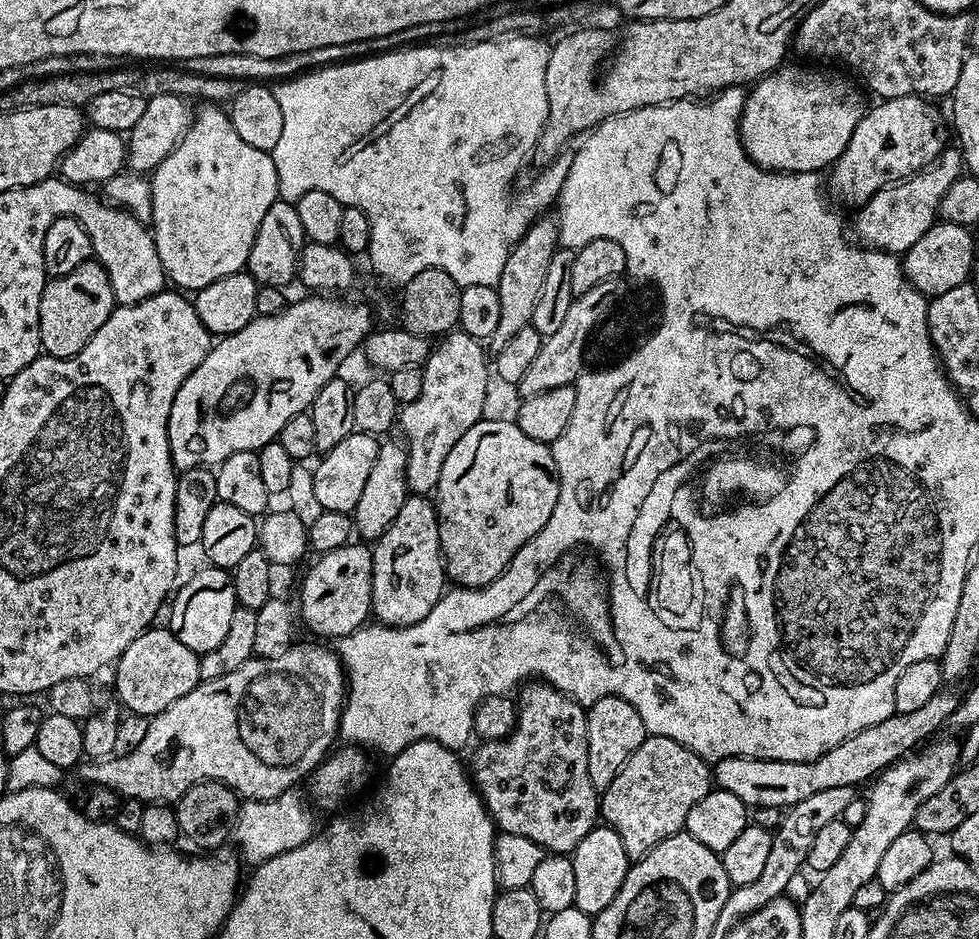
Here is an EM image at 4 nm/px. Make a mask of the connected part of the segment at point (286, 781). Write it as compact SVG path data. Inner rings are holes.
M296 642L287 647L285 652L278 657L253 658L242 666L238 666L238 670L230 670L230 674L222 674L222 678L201 680L194 690L190 690L190 694L178 698L178 702L166 706L166 710L162 710L157 716L151 717L145 738L130 754L126 754L125 757L113 755L106 760L81 763L78 772L81 772L86 779L93 780L93 785L108 788L120 798L131 798L145 802L175 802L180 799L180 795L190 785L200 784L203 780L222 782L233 788L236 795L244 800L269 800L275 796L281 796L283 792L293 791L297 787L296 783L300 779L303 781L305 777L315 772L320 761L329 755L330 749L333 747L332 739L334 741L337 739L340 730L340 711L344 708L345 699L346 677L344 665L340 663L339 655L333 649L331 652L330 649L323 648L320 644L298 644Z

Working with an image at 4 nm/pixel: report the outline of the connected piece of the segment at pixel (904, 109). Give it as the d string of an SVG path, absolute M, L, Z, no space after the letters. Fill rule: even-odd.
M917 94L880 100L873 108L871 105L861 116L846 150L831 165L831 195L841 196L853 206L862 205L880 188L907 180L940 155L946 140L940 137L940 116L928 104L931 103Z

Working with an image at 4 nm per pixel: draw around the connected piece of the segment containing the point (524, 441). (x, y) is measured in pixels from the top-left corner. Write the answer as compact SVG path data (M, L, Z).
M481 418L474 426L470 426L470 430L466 430L466 434L462 434L462 438L458 438L454 450L450 450L450 454L446 454L446 462L442 462L442 474L434 489L436 516L440 519L440 552L444 556L444 566L447 575L451 579L453 576L456 579L453 581L465 588L485 588L494 578L502 575L514 558L514 554L518 554L518 550L526 546L526 542L530 542L530 538L534 538L534 534L538 534L538 530L542 530L546 522L550 522L550 514L554 514L554 506L558 506L560 474L556 471L551 447L540 440L530 438L530 434L526 434L511 419L488 419Z

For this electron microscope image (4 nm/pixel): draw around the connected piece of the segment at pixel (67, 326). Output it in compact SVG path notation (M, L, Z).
M95 259L70 270L70 274L49 279L42 287L40 303L40 347L50 356L77 356L117 307L112 283Z

